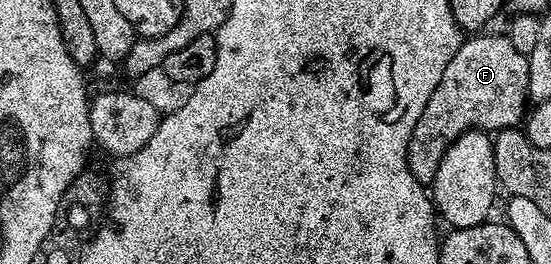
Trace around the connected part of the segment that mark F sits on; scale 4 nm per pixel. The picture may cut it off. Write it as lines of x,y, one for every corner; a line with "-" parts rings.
490,32
463,40
448,67
444,67
444,75
440,75
440,83
436,83
436,91
432,91
420,119
416,119
416,127
412,127
406,152
408,171
422,185
433,186
436,167
440,167
444,151
452,147
457,137
473,128
497,131
517,126
527,112
529,56
516,51
509,36

